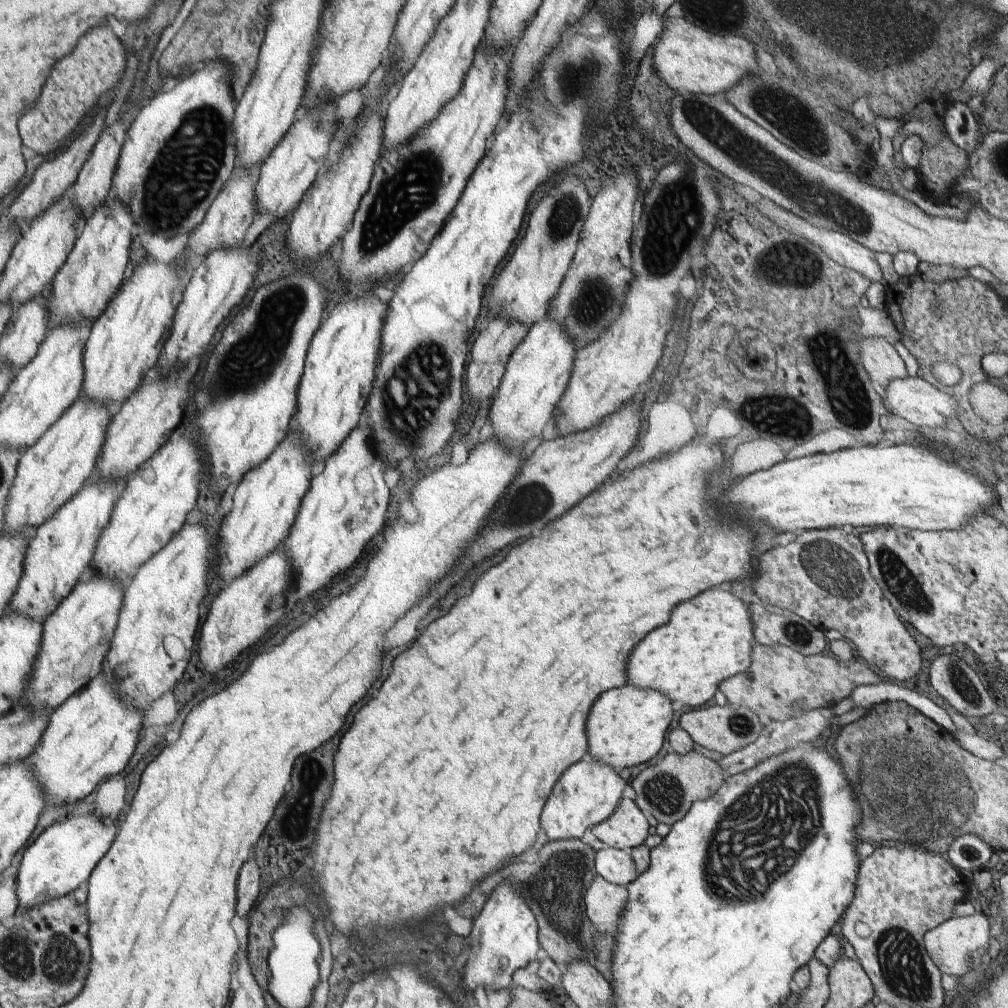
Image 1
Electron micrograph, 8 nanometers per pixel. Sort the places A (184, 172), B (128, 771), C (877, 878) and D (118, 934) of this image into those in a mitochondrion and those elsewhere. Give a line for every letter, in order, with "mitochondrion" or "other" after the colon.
A: mitochondrion
B: other
C: other
D: other

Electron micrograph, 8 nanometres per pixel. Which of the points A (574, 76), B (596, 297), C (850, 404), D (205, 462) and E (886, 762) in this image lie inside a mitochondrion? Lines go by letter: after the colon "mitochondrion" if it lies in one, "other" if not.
A: mitochondrion
B: mitochondrion
C: mitochondrion
D: other
E: mitochondrion

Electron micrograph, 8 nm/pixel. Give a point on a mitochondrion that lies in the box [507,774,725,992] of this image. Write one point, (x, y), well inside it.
(553, 889)

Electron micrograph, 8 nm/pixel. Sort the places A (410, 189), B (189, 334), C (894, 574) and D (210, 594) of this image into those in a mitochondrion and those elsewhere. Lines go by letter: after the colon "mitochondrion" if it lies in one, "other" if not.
A: mitochondrion
B: other
C: mitochondrion
D: other

